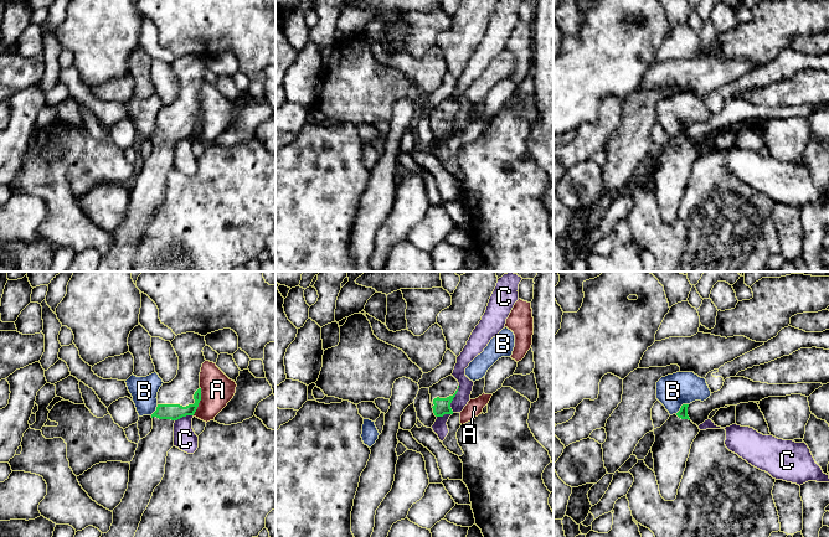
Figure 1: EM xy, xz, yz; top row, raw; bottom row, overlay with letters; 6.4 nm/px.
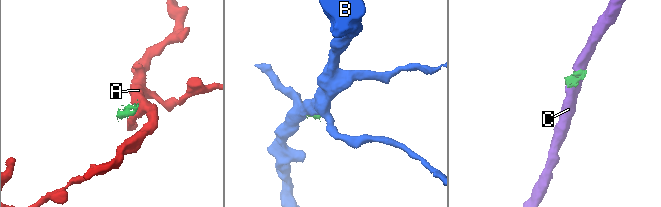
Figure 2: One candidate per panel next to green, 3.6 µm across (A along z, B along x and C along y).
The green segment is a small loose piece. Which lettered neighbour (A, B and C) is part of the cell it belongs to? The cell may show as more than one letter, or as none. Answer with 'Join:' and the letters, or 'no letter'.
Join: no letter

